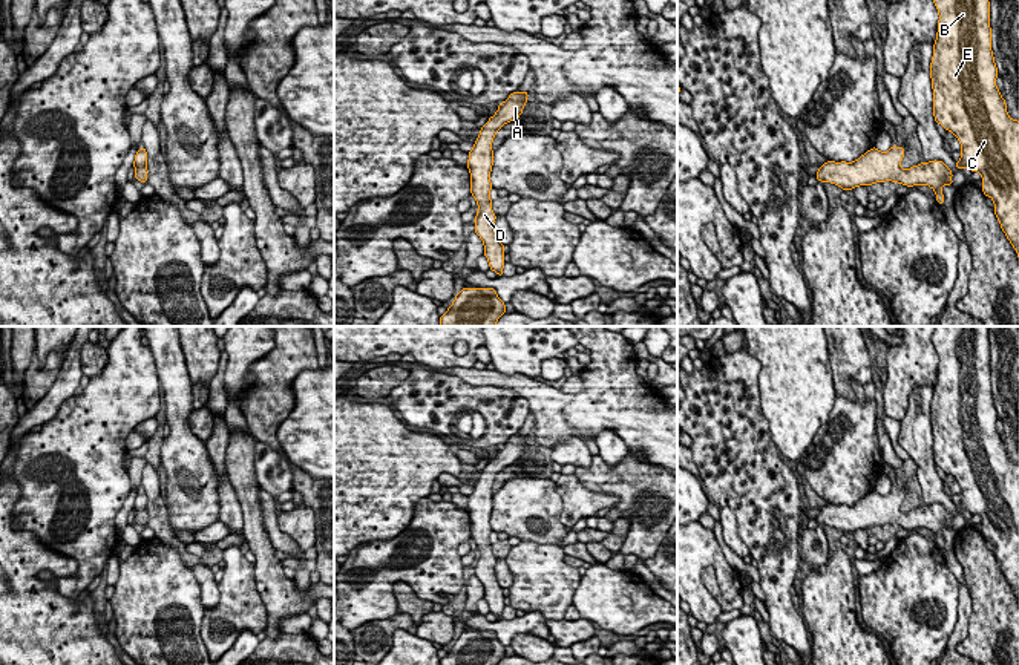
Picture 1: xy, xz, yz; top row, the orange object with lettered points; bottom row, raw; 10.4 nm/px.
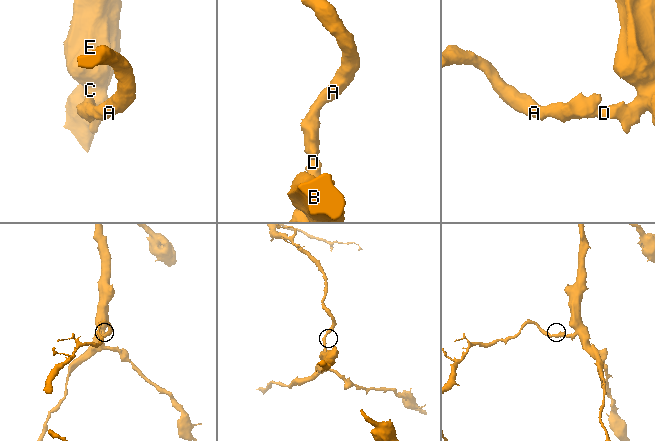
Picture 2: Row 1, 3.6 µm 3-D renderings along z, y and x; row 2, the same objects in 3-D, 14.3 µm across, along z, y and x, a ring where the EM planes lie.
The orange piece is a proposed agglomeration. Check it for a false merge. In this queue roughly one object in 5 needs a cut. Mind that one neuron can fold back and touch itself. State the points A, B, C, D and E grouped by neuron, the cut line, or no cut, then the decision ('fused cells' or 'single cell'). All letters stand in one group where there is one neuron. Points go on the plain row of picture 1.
groups A B C D E; cut none; single cell

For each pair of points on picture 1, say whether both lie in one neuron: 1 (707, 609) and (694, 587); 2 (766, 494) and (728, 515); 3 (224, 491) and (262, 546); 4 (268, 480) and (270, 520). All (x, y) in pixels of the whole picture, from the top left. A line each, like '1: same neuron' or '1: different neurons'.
1: same neuron
2: different neurons
3: different neurons
4: different neurons

